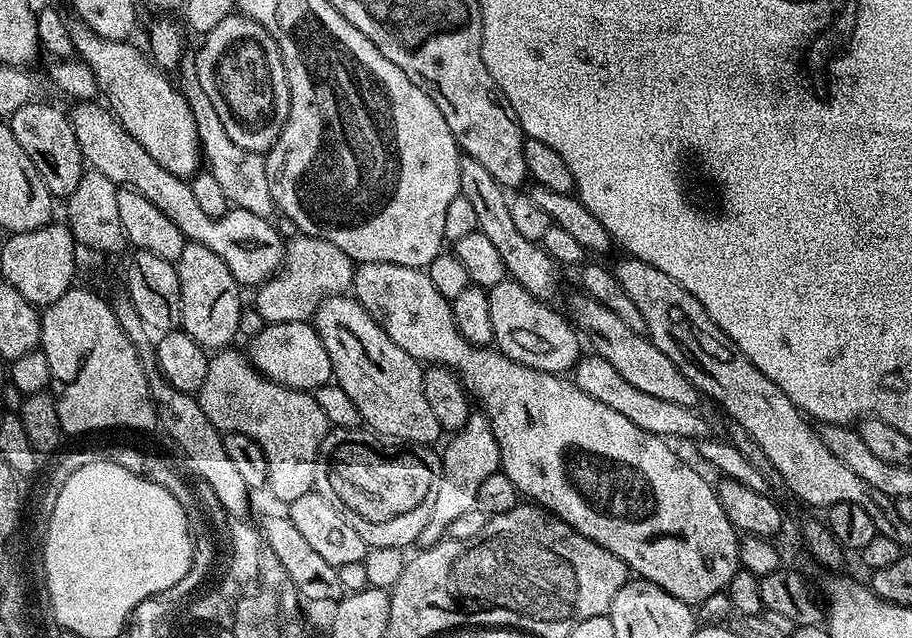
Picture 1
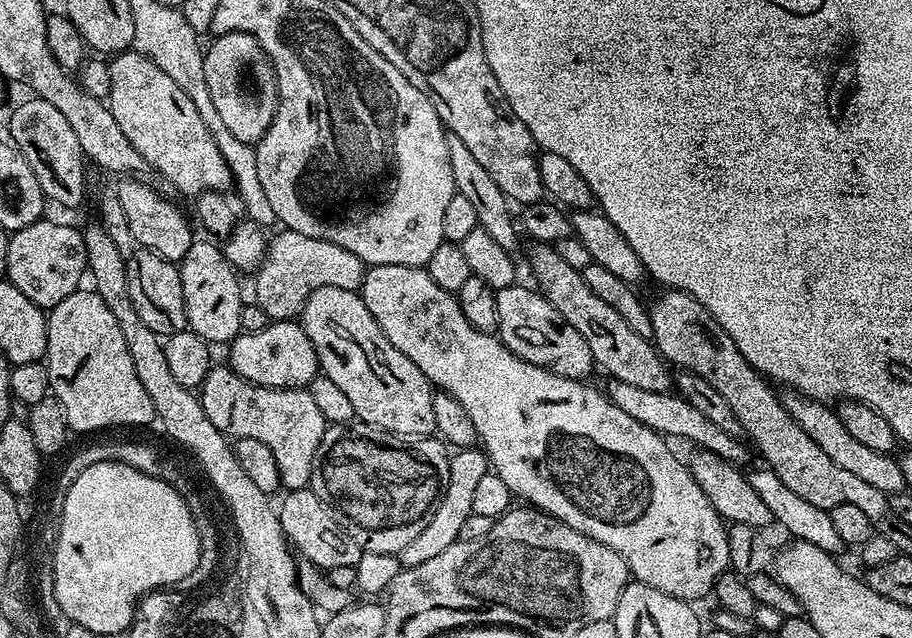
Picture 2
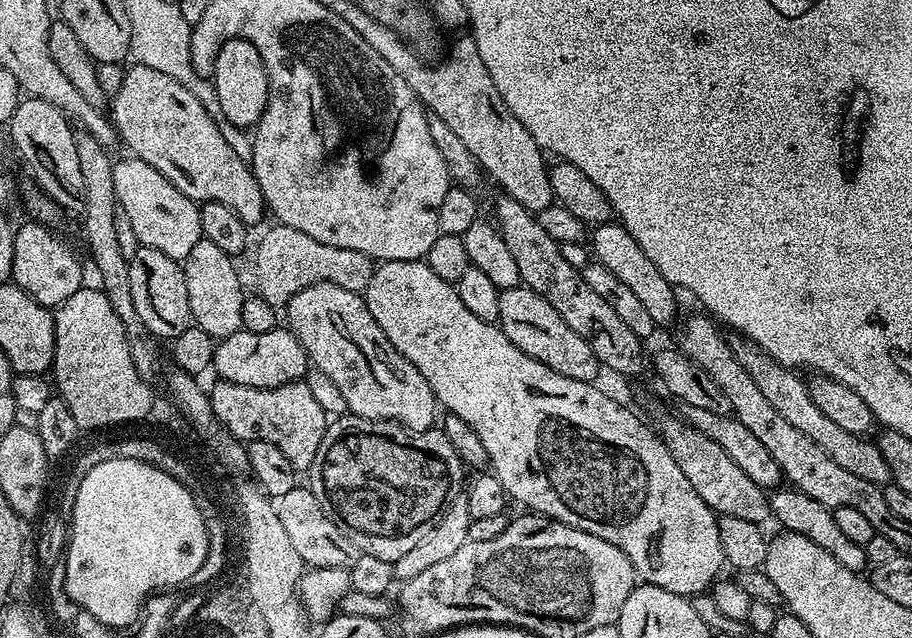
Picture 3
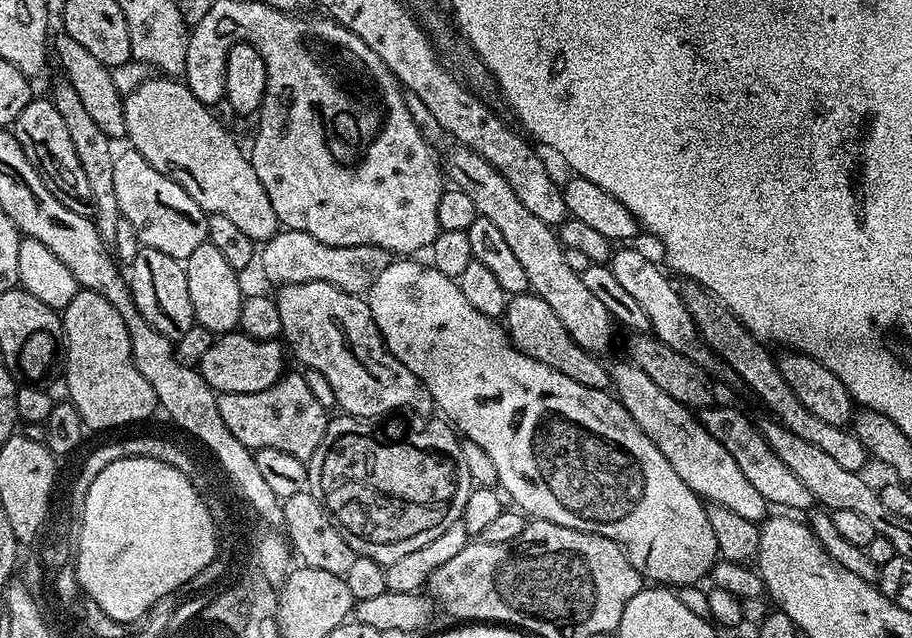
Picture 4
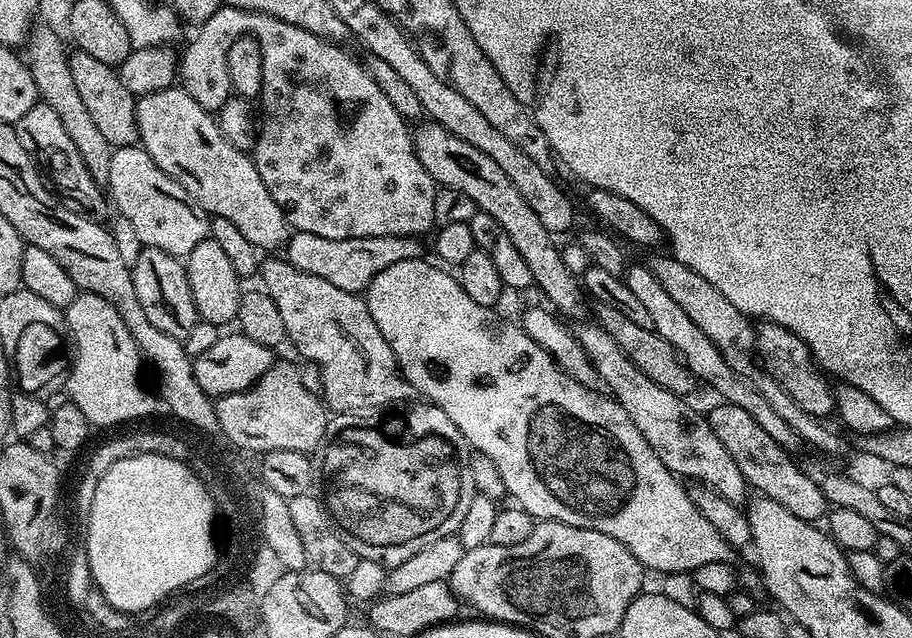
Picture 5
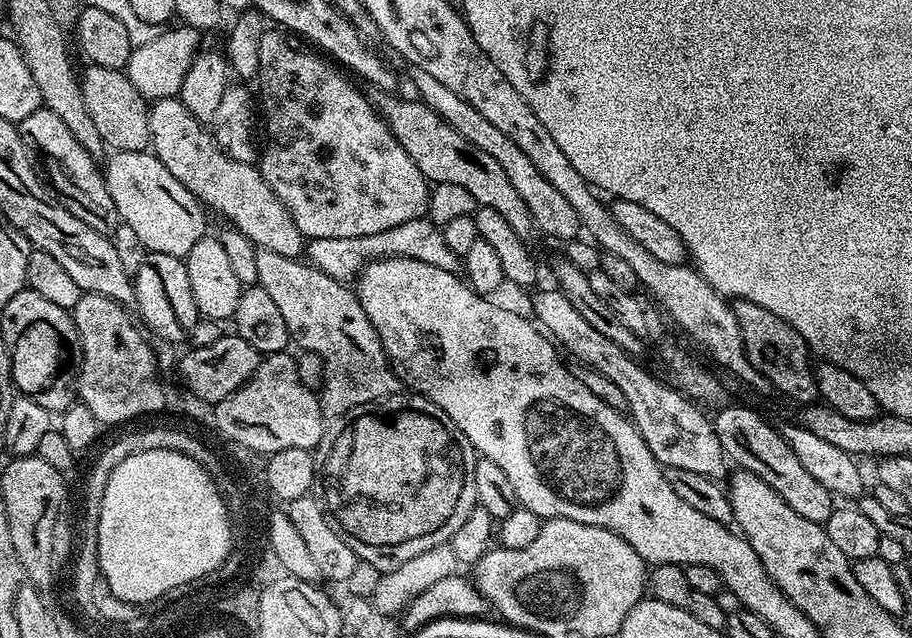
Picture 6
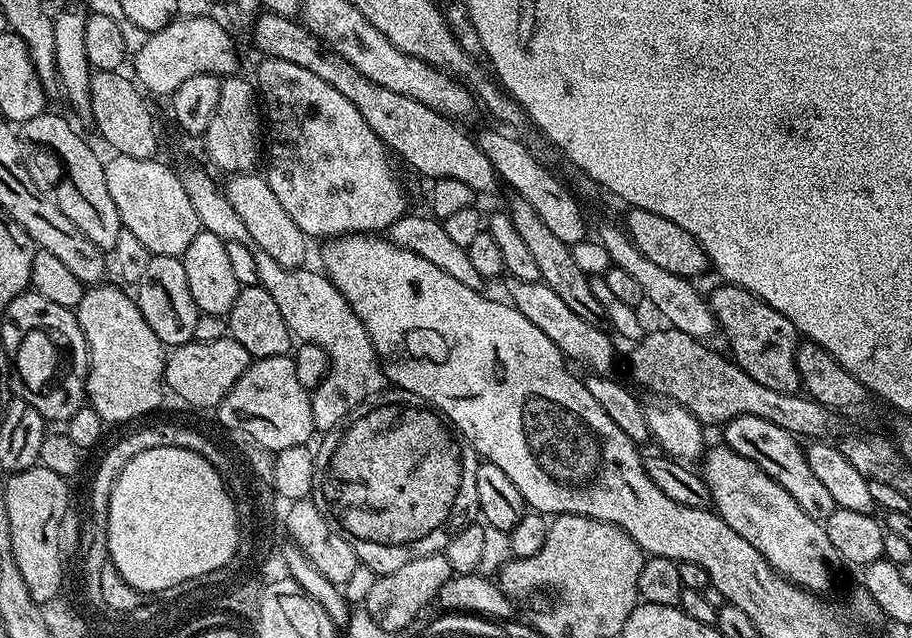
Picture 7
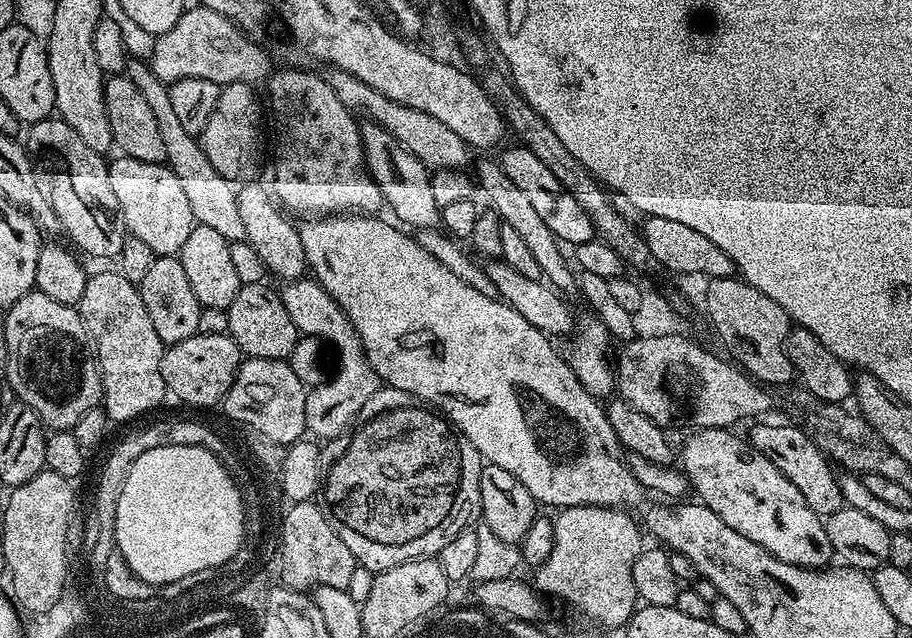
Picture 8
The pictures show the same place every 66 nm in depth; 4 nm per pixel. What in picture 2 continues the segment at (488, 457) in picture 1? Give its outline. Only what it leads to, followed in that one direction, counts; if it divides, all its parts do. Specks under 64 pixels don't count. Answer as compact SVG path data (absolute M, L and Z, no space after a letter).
M479 447L462 448L453 451L450 456L450 478L448 485L444 487L444 494L436 505L434 514L426 522L426 530L410 542L410 546L403 548L398 553L399 561L403 567L413 568L422 566L422 562L429 561L430 558L442 554L446 546L450 546L454 541L460 539L462 522L472 515L472 503L474 502L474 490L478 486L478 481L490 470L488 457Z

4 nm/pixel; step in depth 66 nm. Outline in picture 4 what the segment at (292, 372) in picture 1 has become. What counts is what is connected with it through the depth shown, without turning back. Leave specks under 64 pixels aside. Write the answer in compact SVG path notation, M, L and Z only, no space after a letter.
M237 330L217 335L213 339L210 350L206 350L206 354L200 359L198 370L218 394L254 394L258 390L274 386L285 375L284 352L286 356L285 345L280 340L250 338Z

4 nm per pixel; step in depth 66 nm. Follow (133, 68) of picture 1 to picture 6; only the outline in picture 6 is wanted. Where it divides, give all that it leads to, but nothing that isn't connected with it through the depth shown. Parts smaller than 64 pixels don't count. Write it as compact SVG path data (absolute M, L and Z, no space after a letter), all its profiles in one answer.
M179 98L155 101L148 109L148 121L150 122L150 145L151 151L190 190L198 197L209 209L221 212L228 219L227 223L233 228L237 228L250 242L266 250L274 250L274 254L282 254L282 258L297 258L305 251L306 237L300 233L294 218L286 210L286 206L270 190L270 186L264 180L264 173L255 163L247 164L246 162L235 161L234 158L228 157L227 154L216 143L213 133L205 125L192 117L182 106Z

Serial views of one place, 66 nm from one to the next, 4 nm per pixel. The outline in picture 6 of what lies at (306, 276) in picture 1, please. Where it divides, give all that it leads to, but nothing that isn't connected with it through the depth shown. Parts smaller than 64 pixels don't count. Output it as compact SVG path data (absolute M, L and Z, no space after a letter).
M424 216L414 218L410 222L402 222L402 226L393 226L390 230L382 230L382 234L362 234L358 238L318 238L308 240L306 244L307 263L341 282L355 281L360 275L360 269L369 260L395 256L430 262L430 266L438 266L438 270L447 272L459 273L462 268L461 257L456 256L450 246L446 246L443 227Z

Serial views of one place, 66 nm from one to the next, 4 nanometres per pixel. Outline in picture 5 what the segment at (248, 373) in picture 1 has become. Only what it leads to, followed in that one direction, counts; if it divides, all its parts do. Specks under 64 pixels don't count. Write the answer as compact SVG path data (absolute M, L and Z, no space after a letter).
M272 363L270 370L262 374L253 388L219 397L215 406L219 431L224 431L230 443L255 454L270 450L298 450L311 454L322 442L322 434L330 419L323 399L302 386L300 370L295 363Z

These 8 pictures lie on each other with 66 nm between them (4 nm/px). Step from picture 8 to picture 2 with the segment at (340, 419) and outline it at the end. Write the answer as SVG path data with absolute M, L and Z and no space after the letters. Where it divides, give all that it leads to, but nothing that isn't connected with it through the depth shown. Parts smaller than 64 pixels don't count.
M322 286L314 290L314 294L306 298L304 307L299 309L298 322L306 330L306 338L314 342L320 372L346 394L346 398L354 405L354 414L359 423L372 424L375 428L405 438L428 438L435 433L434 386L426 374L422 374L422 370L418 370L418 366L414 366L414 362L410 362L402 350L395 348L386 334L382 334L374 314L366 310L366 302L359 291L341 290L338 286Z

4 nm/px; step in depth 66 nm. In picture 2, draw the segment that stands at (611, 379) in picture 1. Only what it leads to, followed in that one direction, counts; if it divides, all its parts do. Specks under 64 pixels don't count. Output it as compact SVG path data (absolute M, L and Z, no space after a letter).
M612 380L609 385L609 388L606 388L608 399L614 402L614 406L618 406L618 410L626 410L630 418L642 422L642 426L660 433L665 438L677 436L680 440L689 440L690 443L696 444L692 446L697 449L718 454L737 466L744 466L747 462L749 445L744 440L732 438L730 434L714 426L714 422L710 422L706 414L701 414L695 406L690 406L690 402L683 400L679 394L673 394L671 391L638 390L638 386L630 386L617 380Z

